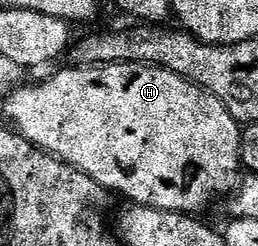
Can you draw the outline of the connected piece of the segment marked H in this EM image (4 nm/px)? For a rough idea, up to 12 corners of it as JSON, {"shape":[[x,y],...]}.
{"shape":[[142,63],[24,85],[18,134],[187,216],[241,124]]}

